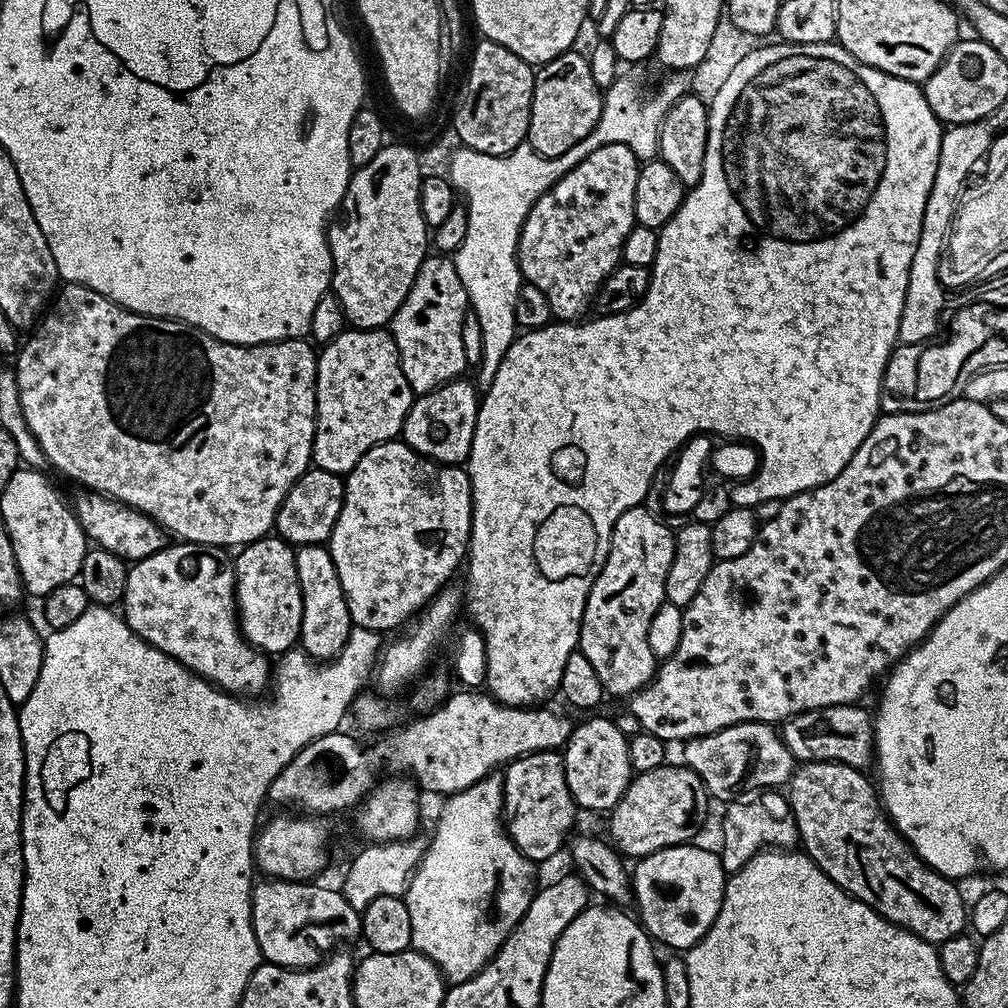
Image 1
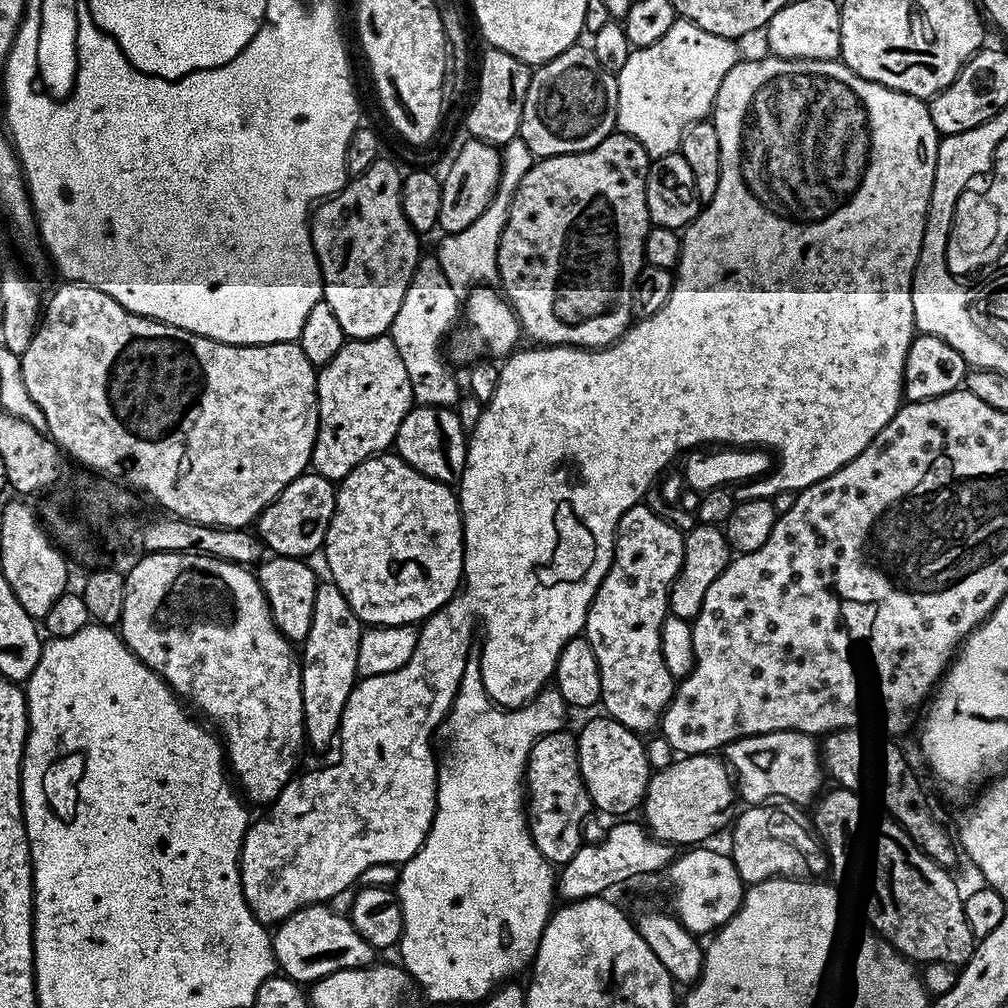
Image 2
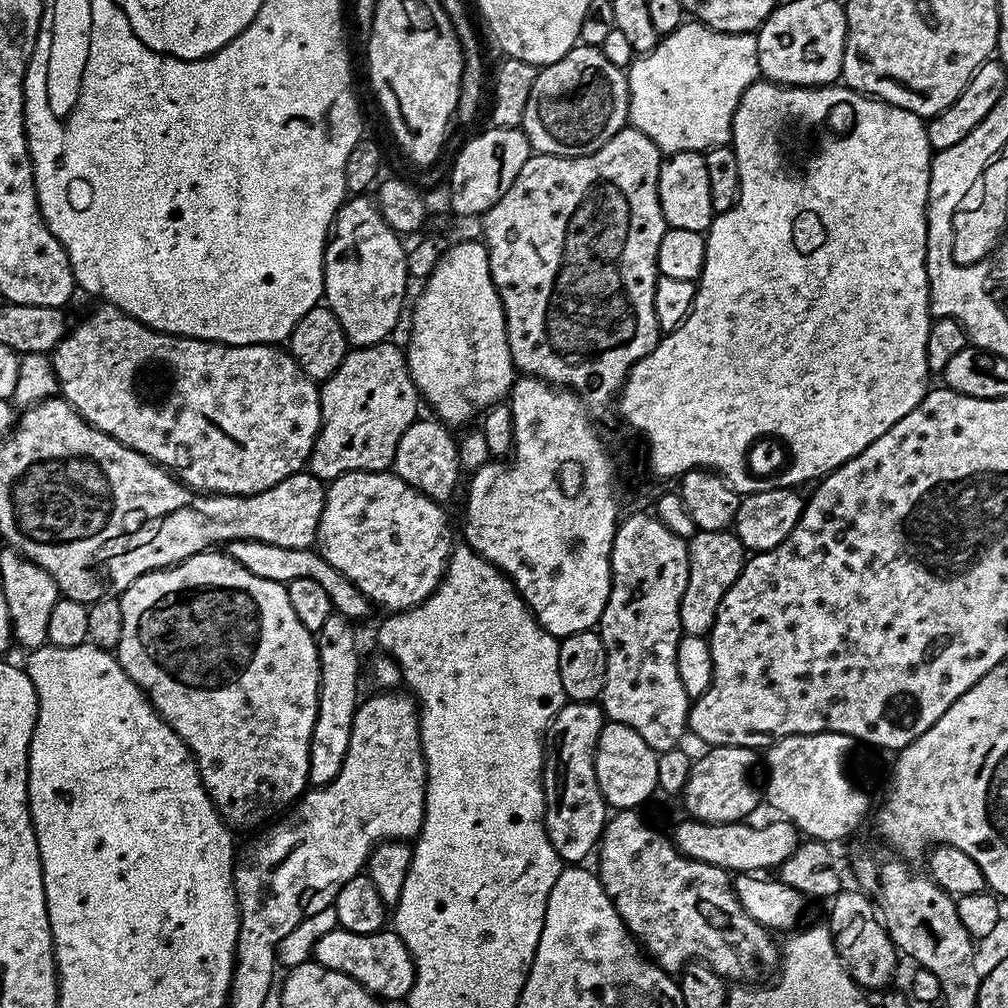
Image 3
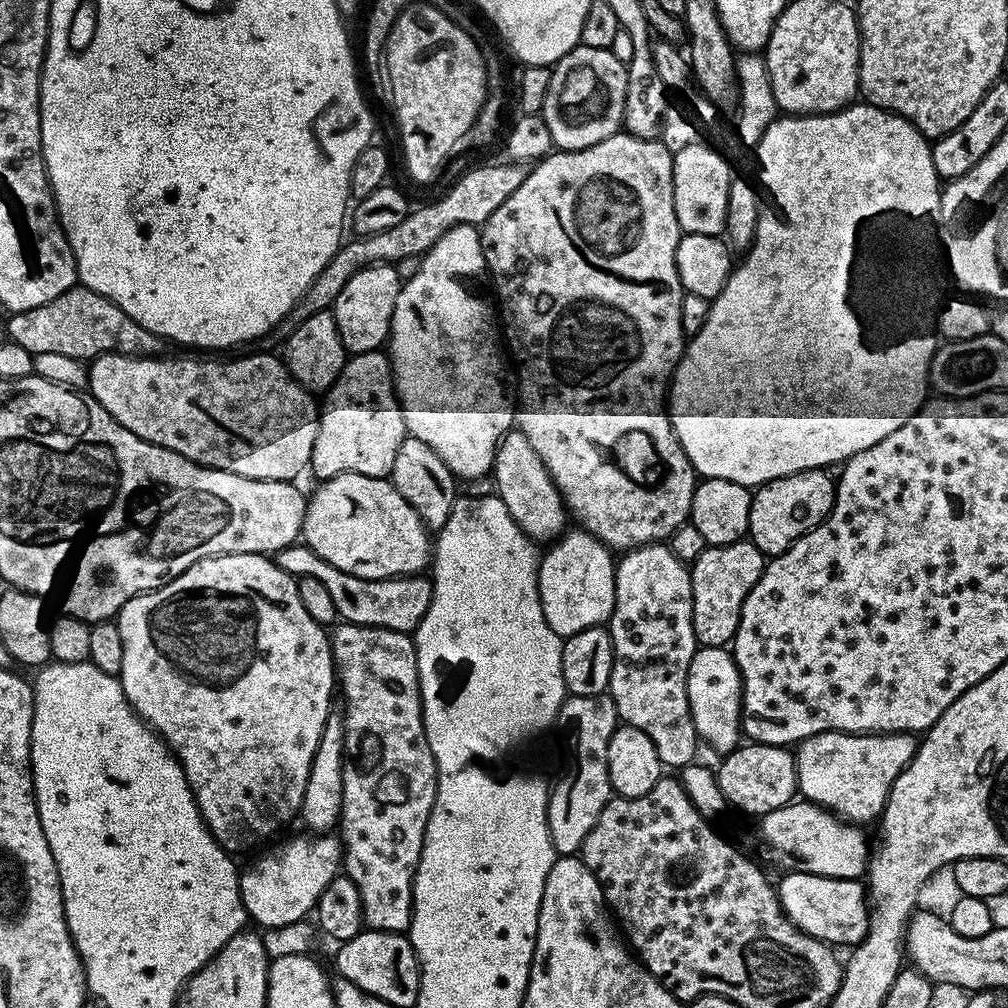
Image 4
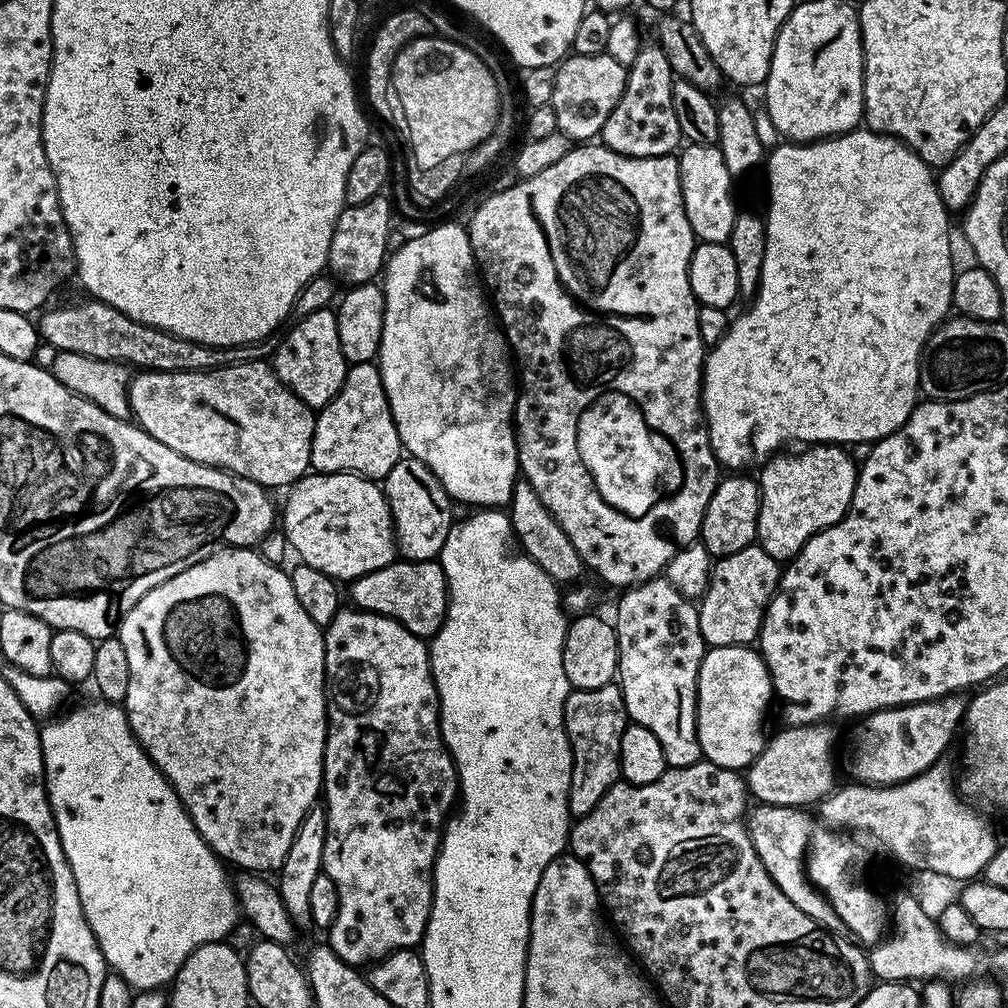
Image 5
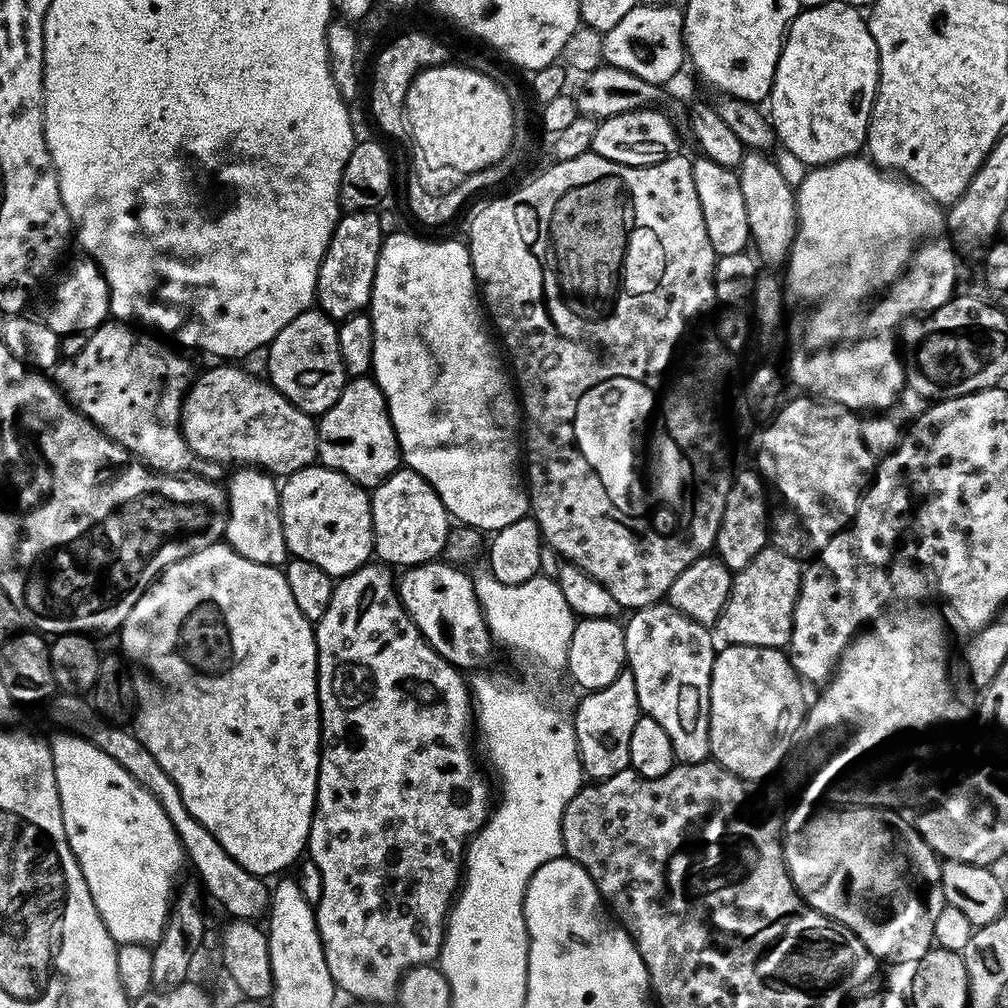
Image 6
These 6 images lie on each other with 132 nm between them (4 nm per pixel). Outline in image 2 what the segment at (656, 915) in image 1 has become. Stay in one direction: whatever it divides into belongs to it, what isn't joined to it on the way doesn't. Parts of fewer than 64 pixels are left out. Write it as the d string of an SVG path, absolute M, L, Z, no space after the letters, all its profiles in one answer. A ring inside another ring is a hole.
M692 846L687 850L681 851L666 869L668 888L672 891L673 909L671 908L671 911L686 931L700 938L715 933L738 911L746 891L746 883L739 876L739 872L735 868L729 853L724 850L722 852L715 852L714 849L708 847L712 846Z

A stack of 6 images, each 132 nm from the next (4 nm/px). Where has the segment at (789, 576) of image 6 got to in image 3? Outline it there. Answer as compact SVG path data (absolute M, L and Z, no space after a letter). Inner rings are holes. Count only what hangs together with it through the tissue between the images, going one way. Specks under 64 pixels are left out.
M697 530L692 535L692 539L687 541L687 546L688 577L686 578L686 590L682 594L680 603L680 627L683 635L707 637L712 631L712 623L716 620L718 606L722 602L726 590L730 590L730 586L734 586L738 574L744 569L746 549L744 543L732 530L706 530L705 532Z

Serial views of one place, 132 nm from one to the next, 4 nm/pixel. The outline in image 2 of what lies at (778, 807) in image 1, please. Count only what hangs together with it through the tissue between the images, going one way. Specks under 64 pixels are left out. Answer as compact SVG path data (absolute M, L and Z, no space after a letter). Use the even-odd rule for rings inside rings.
M751 805L741 809L733 819L728 852L739 876L750 886L778 876L792 880L823 877L829 871L828 854L816 830L804 826L792 813L772 807L776 806Z

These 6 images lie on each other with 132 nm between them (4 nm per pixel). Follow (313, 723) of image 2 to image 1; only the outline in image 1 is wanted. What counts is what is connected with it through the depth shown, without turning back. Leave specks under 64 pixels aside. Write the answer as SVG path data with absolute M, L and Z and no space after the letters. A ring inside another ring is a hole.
M306 544L296 548L298 586L302 590L302 626L299 643L313 660L327 662L335 658L346 646L353 628L350 610L338 582L338 570L334 570L334 558L324 544Z

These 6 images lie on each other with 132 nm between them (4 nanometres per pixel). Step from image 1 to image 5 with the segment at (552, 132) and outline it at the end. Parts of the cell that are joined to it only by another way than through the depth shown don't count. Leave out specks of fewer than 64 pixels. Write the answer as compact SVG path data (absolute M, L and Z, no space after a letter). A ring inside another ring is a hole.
M569 55L556 68L554 98L551 105L554 110L556 127L565 132L574 142L588 142L599 137L606 118L618 106L628 81L629 69L619 64L613 56Z

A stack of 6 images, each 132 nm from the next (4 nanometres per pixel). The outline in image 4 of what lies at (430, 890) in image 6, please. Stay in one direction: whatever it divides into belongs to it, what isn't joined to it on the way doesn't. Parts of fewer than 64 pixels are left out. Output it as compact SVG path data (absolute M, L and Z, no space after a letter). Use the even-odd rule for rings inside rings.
M337 623L330 632L332 645L332 662L338 677L338 688L344 691L344 708L346 727L344 730L344 769L342 770L342 810L338 825L338 839L342 845L342 872L349 876L358 886L358 894L362 898L364 923L373 932L407 933L412 925L412 883L416 877L416 867L422 854L426 822L430 818L430 810L436 801L439 770L436 769L436 759L430 750L430 742L424 729L424 705L420 703L420 679L418 678L418 662L416 661L416 646L413 637L407 632L395 632L389 628L375 628L361 624Z

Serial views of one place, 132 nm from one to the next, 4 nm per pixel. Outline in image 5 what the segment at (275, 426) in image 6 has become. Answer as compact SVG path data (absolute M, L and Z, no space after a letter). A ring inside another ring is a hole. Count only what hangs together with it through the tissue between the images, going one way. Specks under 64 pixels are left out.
M262 360L242 362L241 364L226 366L218 370L210 370L209 372L137 371L128 382L128 406L135 423L143 428L146 434L150 434L158 442L162 442L162 446L170 446L170 450L174 450L194 462L209 464L211 468L219 468L231 474L233 477L252 480L265 490L273 490L272 488L281 488L281 490L287 489L309 471L312 462L312 439L314 438L314 426L316 425L316 417L313 409L303 404L303 402L278 379L276 372L272 369L271 363Z

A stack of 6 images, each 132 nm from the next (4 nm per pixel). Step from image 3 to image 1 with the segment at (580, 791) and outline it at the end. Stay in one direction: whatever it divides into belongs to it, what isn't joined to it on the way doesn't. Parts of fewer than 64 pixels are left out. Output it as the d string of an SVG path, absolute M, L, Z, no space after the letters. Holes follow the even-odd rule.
M553 750L519 756L503 769L502 779L504 830L517 850L533 862L548 860L562 852L573 831L571 828L576 820L576 812L578 813L576 799L566 786L563 755Z

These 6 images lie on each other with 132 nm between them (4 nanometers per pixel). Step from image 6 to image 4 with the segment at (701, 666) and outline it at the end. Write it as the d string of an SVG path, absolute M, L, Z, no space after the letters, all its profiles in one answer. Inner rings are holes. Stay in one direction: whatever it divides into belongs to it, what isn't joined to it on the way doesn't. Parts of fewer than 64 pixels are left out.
M667 543L644 544L623 553L616 564L616 601L610 621L614 662L608 692L617 717L654 742L661 765L679 770L697 759L698 737L688 701L688 671L696 649L692 621L692 574L689 565L673 554Z

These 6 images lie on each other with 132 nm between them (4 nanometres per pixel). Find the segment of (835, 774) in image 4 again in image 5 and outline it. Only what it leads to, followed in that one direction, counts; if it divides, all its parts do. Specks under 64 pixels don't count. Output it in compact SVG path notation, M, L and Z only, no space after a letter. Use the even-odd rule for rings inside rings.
M953 694L937 700L904 704L901 708L883 708L863 721L856 732L856 745L848 756L848 772L853 781L887 786L912 780L941 759L948 743L961 727L968 700Z

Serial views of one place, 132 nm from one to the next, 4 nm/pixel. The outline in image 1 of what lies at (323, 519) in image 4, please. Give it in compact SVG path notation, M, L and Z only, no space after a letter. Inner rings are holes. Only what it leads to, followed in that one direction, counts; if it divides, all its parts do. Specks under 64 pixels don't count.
M403 439L388 440L385 444L376 444L358 461L344 480L344 501L338 514L338 522L334 526L332 536L326 547L334 558L334 570L338 570L338 582L342 582L342 590L346 598L346 606L350 610L353 625L358 628L369 628L381 634L387 628L399 629L405 622L411 621L428 601L433 600L440 589L449 583L448 580L456 572L456 567L463 565L468 551L468 535L472 529L472 487L467 471L463 467L450 464L437 464L418 454Z

